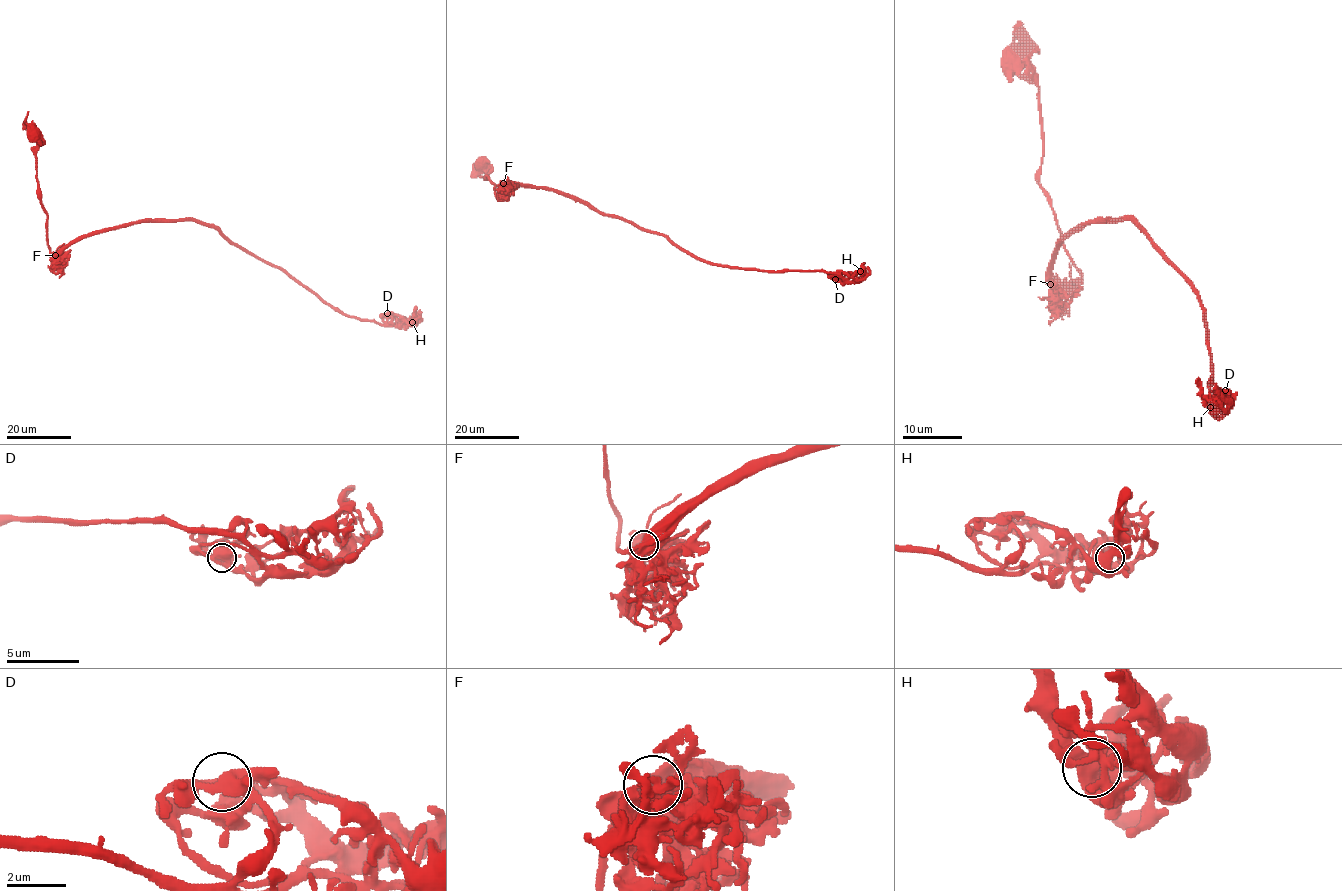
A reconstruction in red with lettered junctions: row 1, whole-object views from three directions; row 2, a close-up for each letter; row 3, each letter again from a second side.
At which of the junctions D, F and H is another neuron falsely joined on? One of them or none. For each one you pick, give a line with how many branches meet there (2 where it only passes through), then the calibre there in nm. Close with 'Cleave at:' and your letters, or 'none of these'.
Cleave at: none of these

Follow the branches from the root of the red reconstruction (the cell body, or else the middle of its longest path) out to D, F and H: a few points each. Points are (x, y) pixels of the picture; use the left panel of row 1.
D: (34, 132), (50, 256), (135, 223), (195, 220), (282, 268), (347, 315), (387, 325), (387, 313)
F: (34, 132), (37, 132), (37, 189), (47, 215), (49, 255), (55, 255)
H: (34, 132), (50, 256), (135, 223), (195, 220), (282, 268), (347, 315), (389, 325), (412, 322)

